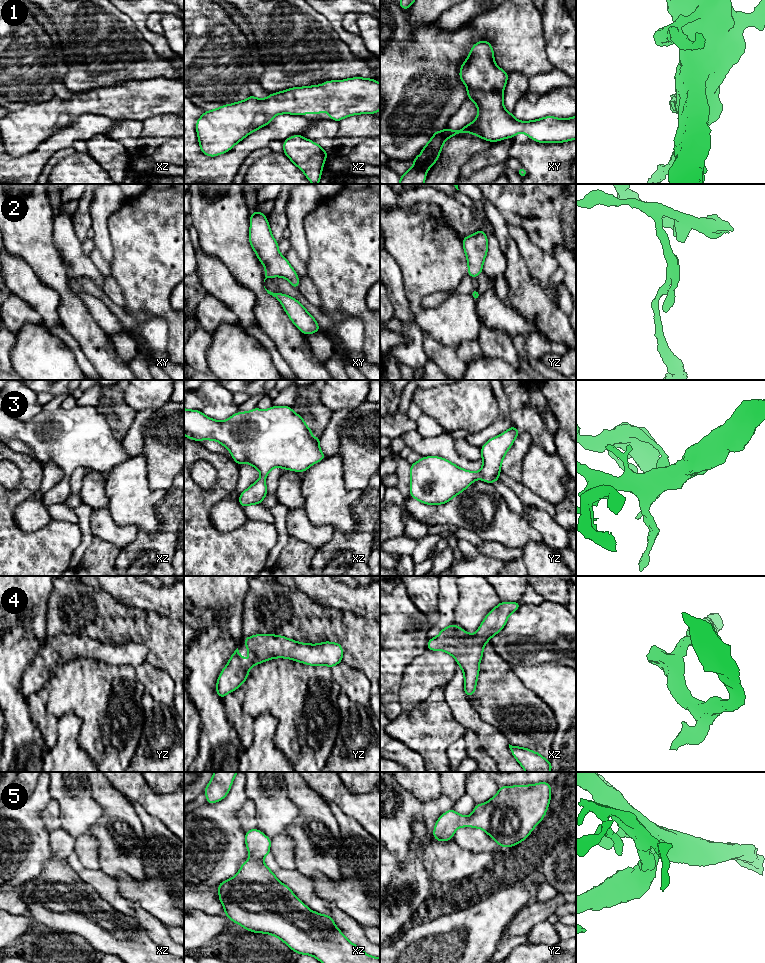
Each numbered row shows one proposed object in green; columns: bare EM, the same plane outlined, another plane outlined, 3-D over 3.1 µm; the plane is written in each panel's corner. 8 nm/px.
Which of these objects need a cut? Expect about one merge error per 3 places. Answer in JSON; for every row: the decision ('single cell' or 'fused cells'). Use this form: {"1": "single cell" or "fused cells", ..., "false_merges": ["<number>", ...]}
{"1": "single cell", "2": "single cell", "3": "single cell", "4": "single cell", "5": "single cell", "false_merges": []}

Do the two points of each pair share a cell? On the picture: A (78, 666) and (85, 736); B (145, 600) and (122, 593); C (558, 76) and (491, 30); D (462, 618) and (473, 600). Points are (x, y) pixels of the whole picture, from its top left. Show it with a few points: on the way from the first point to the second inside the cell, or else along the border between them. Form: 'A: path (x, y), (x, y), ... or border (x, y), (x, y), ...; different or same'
A: path (78, 683), (79, 692), (86, 705), (86, 719); same
B: path (139, 595), (128, 593); same
C: border (553, 68), (546, 72), (537, 73), (529, 79); different
D: path (466, 614), (473, 604); same

